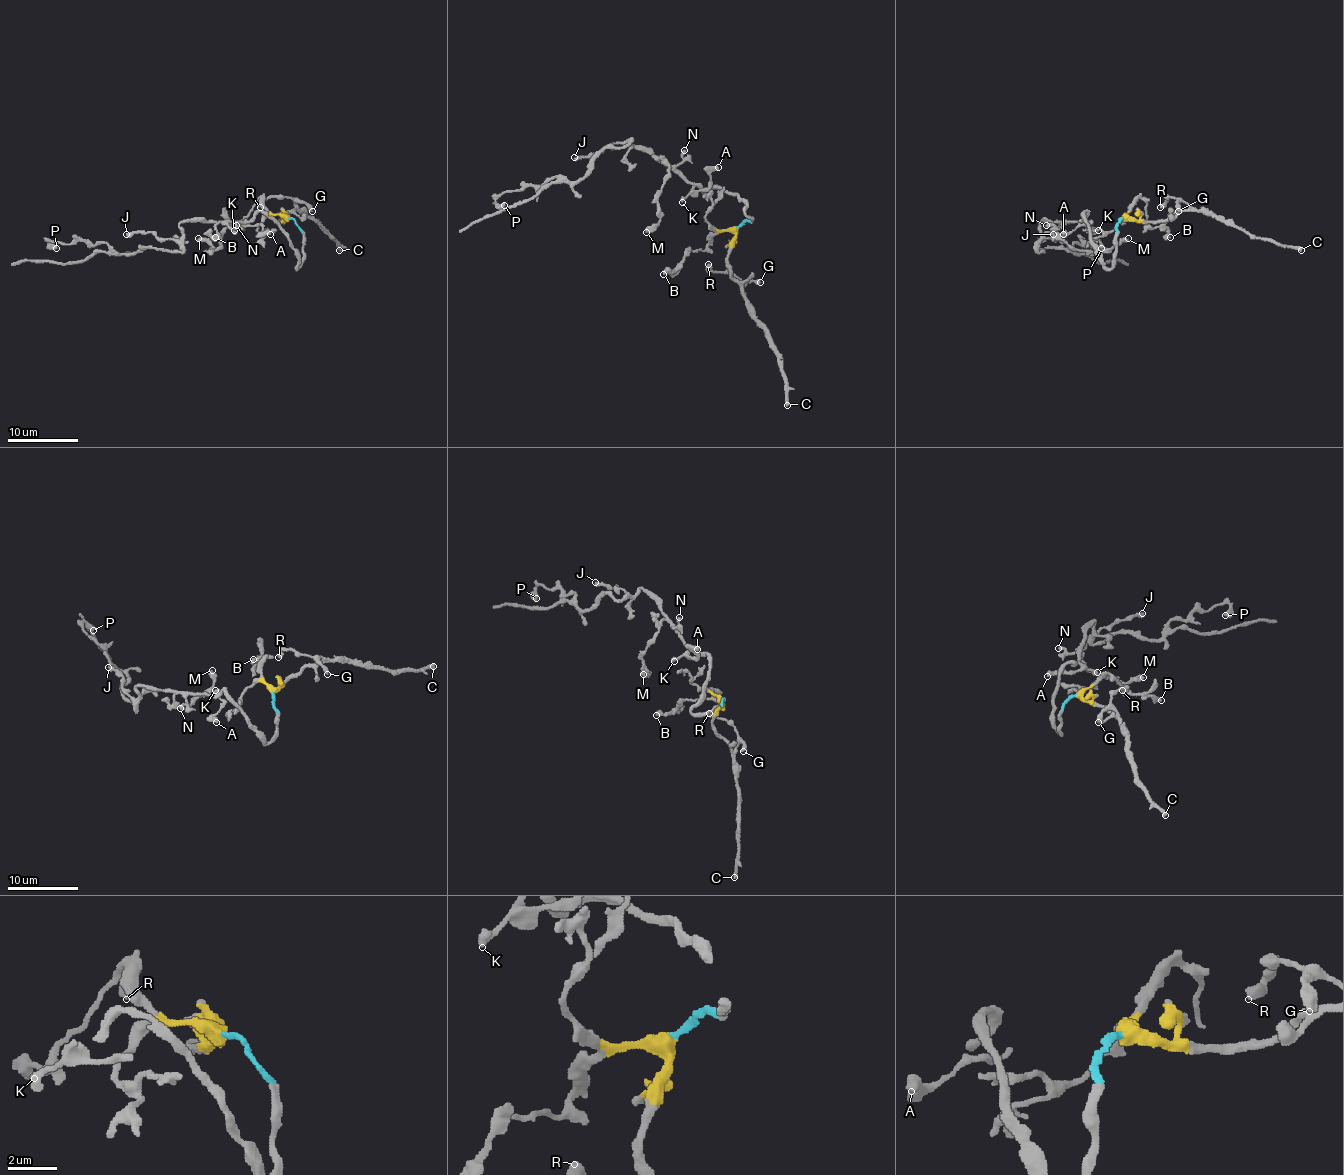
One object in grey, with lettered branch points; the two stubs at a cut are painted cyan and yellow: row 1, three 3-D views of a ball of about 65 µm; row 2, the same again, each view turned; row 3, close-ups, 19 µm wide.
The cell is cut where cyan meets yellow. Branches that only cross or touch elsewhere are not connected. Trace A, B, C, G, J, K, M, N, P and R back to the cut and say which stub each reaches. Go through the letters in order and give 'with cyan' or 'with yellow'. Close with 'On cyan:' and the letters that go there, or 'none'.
A: with cyan
B: with yellow
C: with yellow
G: with yellow
J: with cyan
K: with cyan
M: with cyan
N: with cyan
P: with cyan
R: with yellow
On cyan: A, J, K, M, N, P

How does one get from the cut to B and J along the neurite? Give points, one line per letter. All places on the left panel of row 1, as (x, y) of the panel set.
B: (288, 218), (274, 215), (263, 204), (261, 197), (237, 227), (226, 227), (216, 238)
J: (288, 218), (302, 233), (297, 268), (288, 236), (260, 211), (239, 222), (184, 220), (178, 240), (125, 234)

